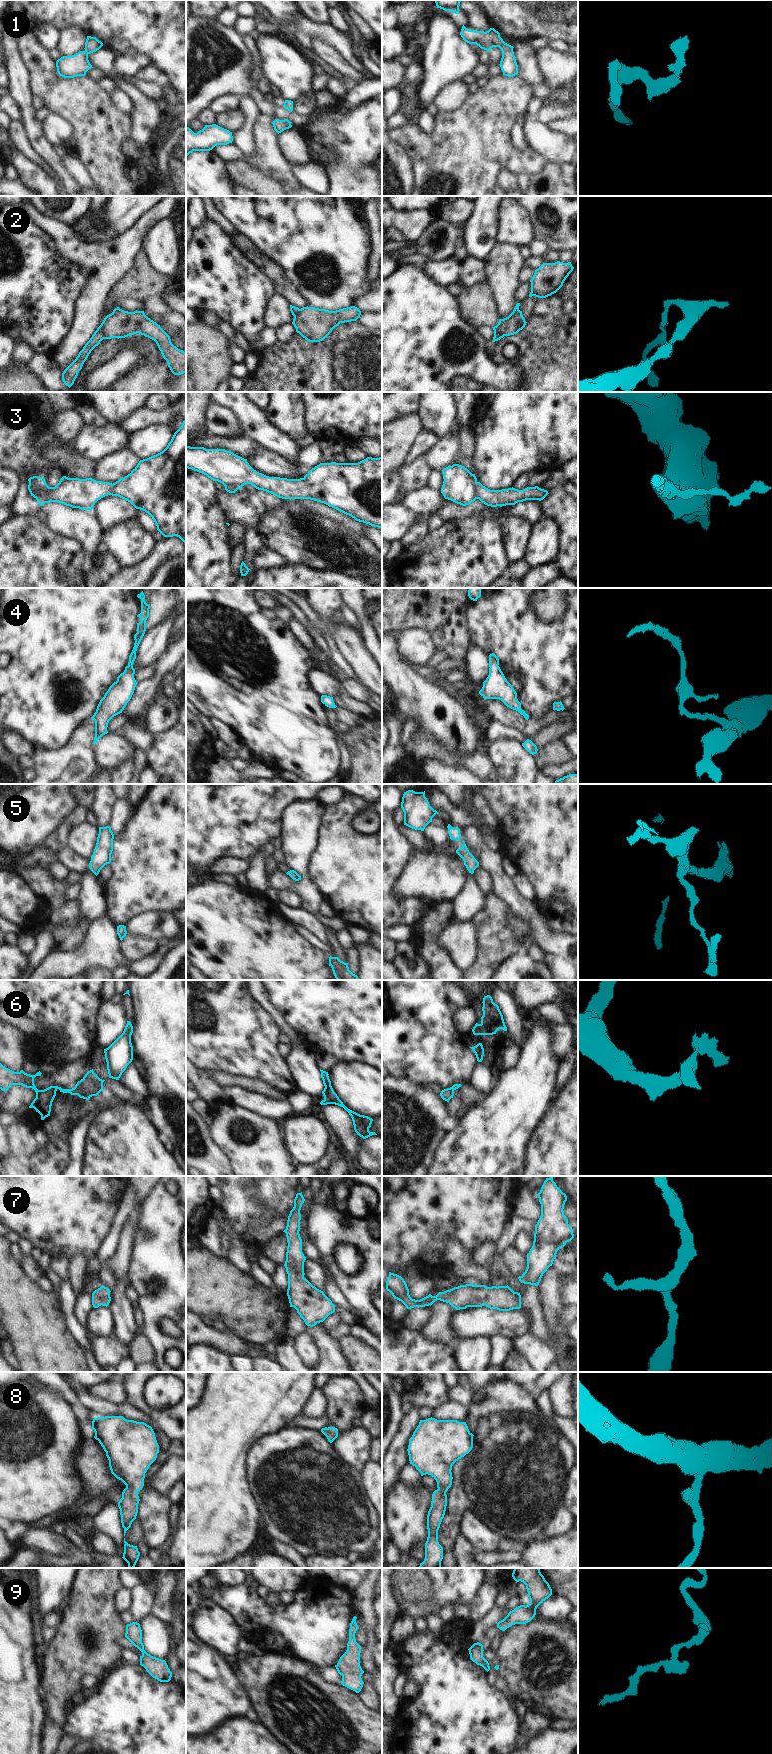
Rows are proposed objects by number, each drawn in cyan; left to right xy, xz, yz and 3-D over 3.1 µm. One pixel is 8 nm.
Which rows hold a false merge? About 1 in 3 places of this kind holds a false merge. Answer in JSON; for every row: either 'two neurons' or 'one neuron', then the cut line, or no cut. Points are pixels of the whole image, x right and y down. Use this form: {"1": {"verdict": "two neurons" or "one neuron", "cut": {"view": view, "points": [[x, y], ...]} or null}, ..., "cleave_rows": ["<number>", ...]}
{"1": {"verdict": "one neuron", "cut": null}, "2": {"verdict": "two neurons", "cut": {"view": "xy", "points": [[100, 325], [104, 338]]}}, "3": {"verdict": "two neurons", "cut": {"view": "yz", "points": [[476, 481], [477, 498]]}}, "4": {"verdict": "one neuron", "cut": null}, "5": {"verdict": "one neuron", "cut": null}, "6": {"verdict": "one neuron", "cut": null}, "7": {"verdict": "one neuron", "cut": null}, "8": {"verdict": "one neuron", "cut": null}, "9": {"verdict": "one neuron", "cut": null}, "cleave_rows": ["2", "3"]}

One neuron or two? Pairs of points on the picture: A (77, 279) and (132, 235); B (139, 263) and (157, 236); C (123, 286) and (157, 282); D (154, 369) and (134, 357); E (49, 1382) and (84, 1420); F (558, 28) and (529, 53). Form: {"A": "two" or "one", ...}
{"A": "two", "B": "two", "C": "one", "D": "two", "E": "one", "F": "two"}

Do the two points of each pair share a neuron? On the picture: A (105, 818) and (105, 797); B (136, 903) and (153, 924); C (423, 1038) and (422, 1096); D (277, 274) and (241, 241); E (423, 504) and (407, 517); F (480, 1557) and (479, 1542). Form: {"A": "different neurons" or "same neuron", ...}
{"A": "same neuron", "B": "different neurons", "C": "different neurons", "D": "same neuron", "E": "different neurons", "F": "different neurons"}

